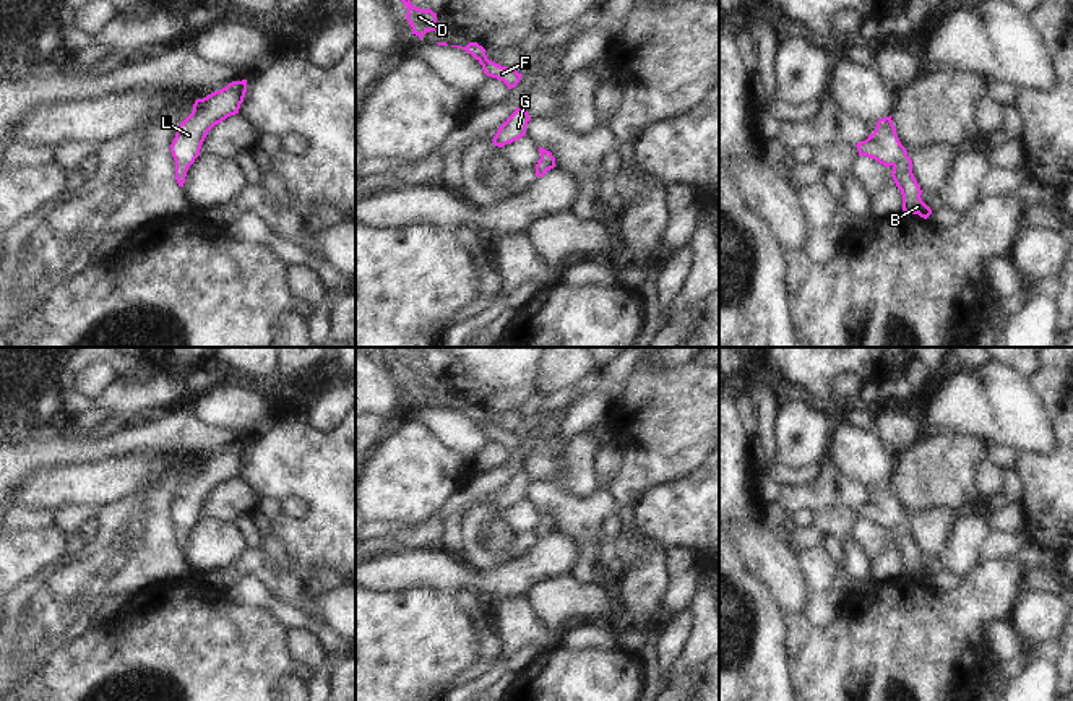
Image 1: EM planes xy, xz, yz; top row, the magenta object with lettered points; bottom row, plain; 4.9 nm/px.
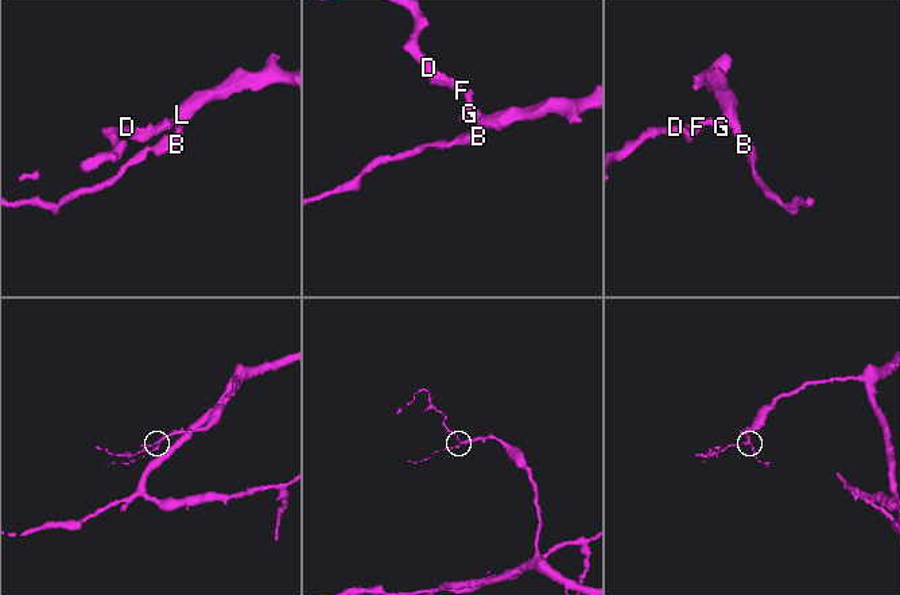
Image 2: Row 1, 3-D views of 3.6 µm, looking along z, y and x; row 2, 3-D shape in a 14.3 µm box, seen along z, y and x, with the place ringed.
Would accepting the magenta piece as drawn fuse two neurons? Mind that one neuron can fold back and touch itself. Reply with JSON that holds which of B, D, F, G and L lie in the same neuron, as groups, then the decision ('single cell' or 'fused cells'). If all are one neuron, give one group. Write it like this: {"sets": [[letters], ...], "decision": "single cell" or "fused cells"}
{"sets": [["B", "D", "F", "G", "L"]], "decision": "single cell"}

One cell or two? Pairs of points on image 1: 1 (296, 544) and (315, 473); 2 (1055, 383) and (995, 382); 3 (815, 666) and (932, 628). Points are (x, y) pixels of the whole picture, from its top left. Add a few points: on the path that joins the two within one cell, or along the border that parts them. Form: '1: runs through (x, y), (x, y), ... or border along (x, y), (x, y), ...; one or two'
1: runs through (314, 526), (315, 490); one
2: border along (1026, 377), (1049, 417); two
3: runs through (844, 666), (888, 666), (903, 651); one

